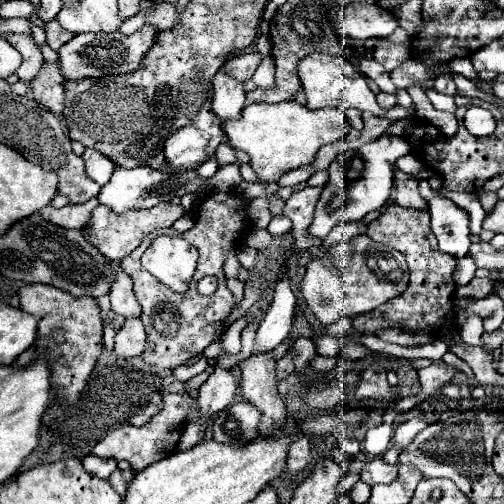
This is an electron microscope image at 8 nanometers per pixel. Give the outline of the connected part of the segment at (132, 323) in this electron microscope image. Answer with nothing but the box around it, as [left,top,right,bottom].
[114,318,146,358]

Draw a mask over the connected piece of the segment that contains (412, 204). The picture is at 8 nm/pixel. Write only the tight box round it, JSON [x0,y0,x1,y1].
[394,168,426,208]

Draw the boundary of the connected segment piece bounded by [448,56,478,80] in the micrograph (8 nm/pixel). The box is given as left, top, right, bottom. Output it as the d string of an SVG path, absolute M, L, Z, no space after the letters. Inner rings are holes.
M464 56L464 58L454 58L454 60L448 62L448 66L450 66L454 72L458 72L458 74L462 74L462 76L466 76L466 78L476 78L476 80L478 80L476 72L470 70L470 58L468 58L468 56Z

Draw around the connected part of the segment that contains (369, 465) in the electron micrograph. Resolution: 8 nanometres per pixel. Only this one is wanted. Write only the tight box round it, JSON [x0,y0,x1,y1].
[360,458,398,486]

